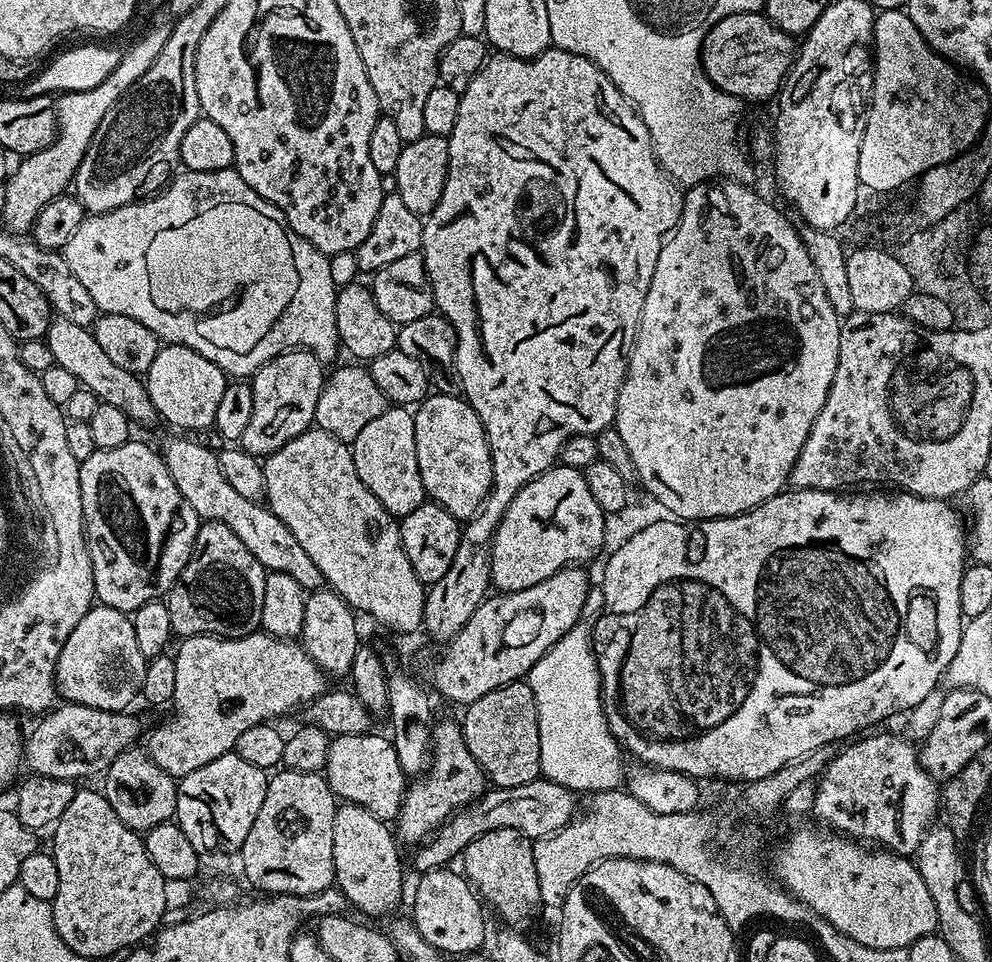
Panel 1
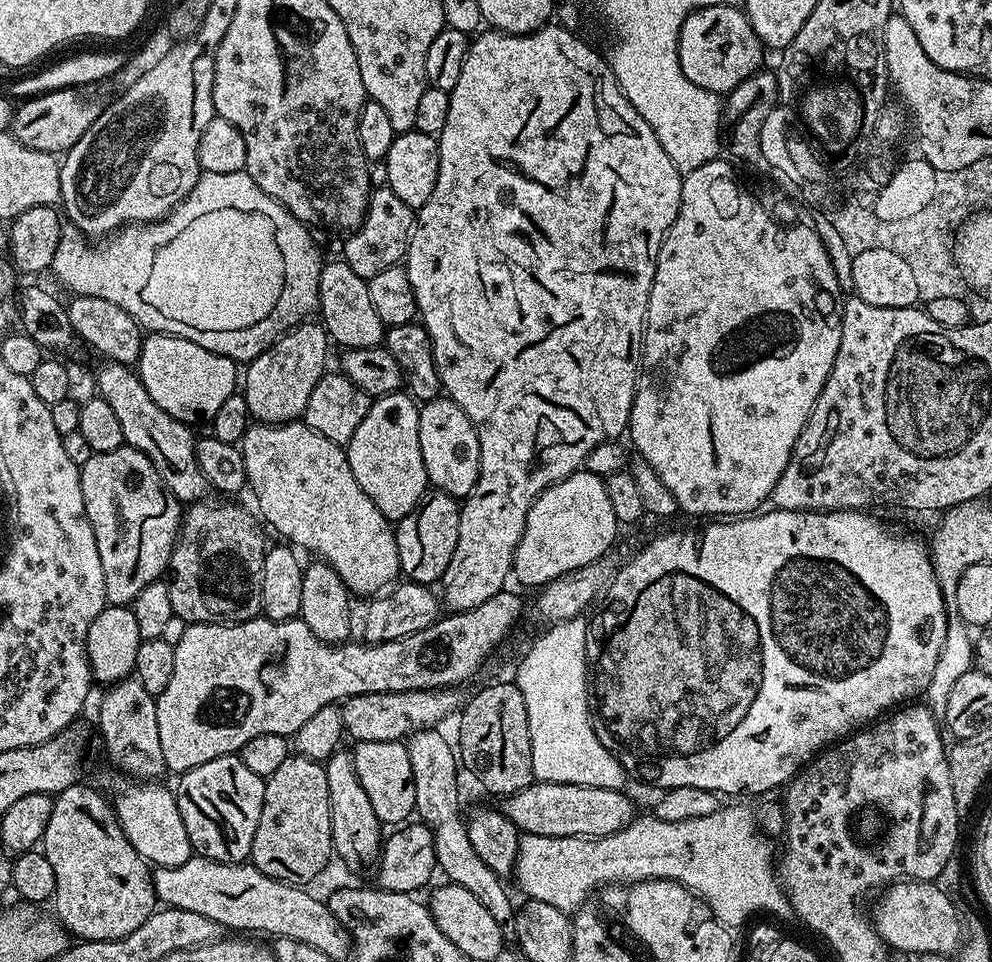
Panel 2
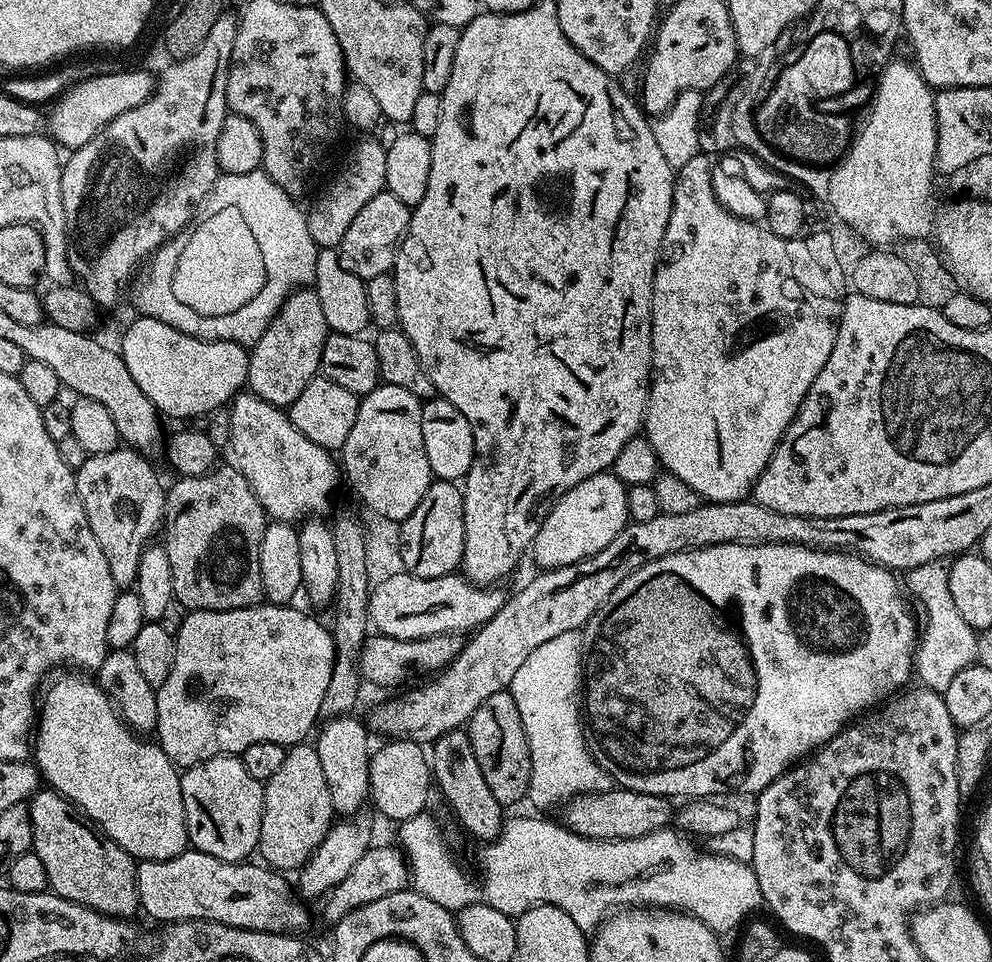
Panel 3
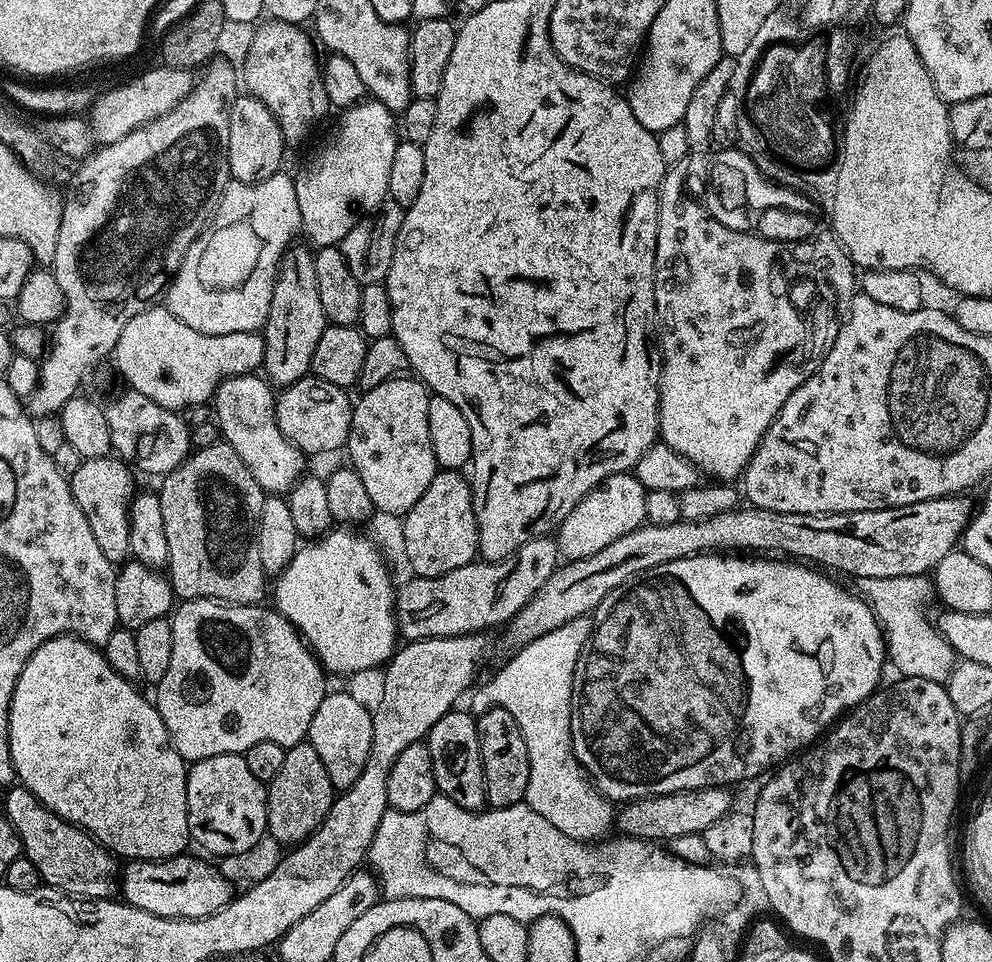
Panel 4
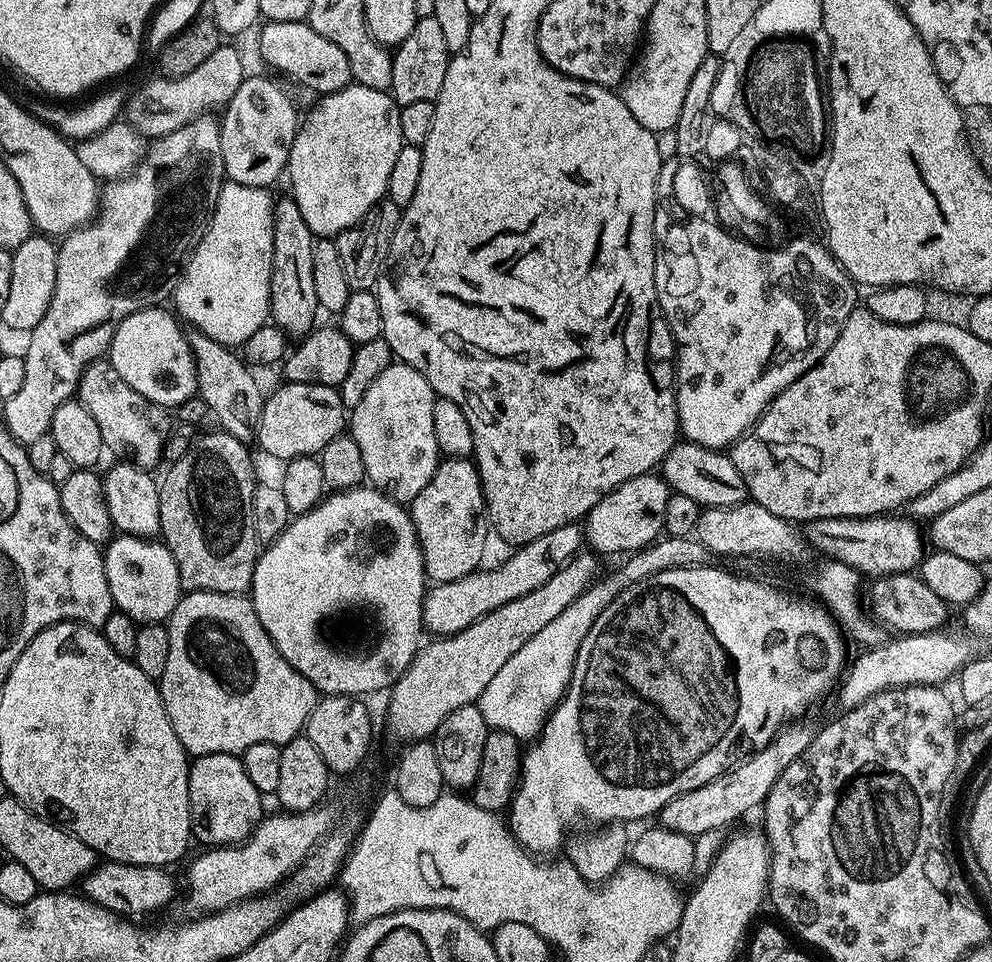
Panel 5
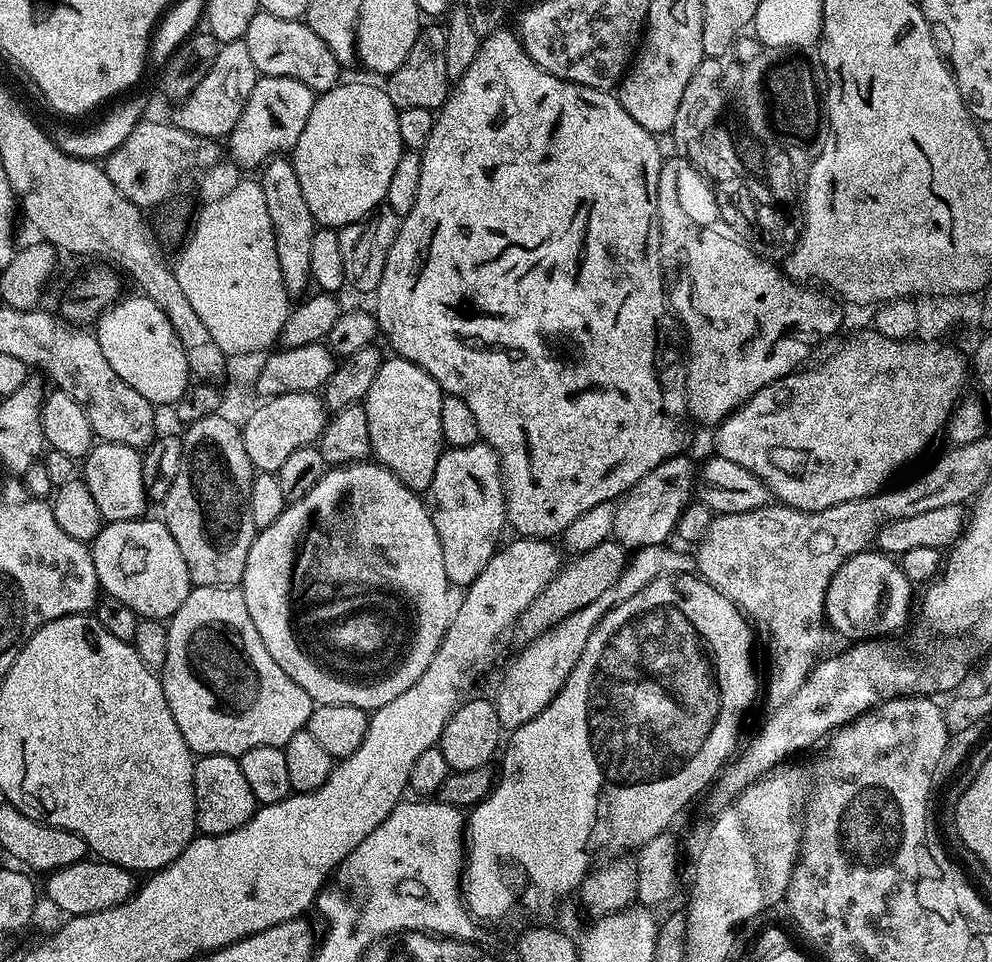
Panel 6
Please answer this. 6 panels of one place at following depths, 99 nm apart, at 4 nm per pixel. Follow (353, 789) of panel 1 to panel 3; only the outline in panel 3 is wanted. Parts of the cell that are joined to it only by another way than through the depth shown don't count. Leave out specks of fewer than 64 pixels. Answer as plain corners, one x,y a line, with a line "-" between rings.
392,738
380,749
375,749
370,758
371,803
388,820
399,822
421,815
428,804
428,791
433,791
434,781
430,767
430,756
425,745
407,738

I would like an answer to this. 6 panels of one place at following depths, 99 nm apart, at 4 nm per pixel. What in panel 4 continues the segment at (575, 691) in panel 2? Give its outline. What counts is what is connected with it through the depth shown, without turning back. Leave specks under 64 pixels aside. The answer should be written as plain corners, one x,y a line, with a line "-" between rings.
586,615
534,638
534,642
523,644
480,689
477,687
471,693
470,708
476,714
488,708
501,708
518,722
530,758
530,782
526,782
523,803
542,814
550,826
562,830
566,838
600,842
611,833
608,831
613,831
614,804
594,787
584,767
577,762
570,734
574,670
581,650
591,637
592,616

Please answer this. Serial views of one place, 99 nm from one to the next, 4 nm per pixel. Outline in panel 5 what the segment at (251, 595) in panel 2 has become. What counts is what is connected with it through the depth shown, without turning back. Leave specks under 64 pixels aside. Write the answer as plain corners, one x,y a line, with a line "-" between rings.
215,430
201,435
182,458
171,461
168,473
160,486
160,536
168,545
178,566
180,587
185,593
217,592
218,594
247,593
252,587
254,566
258,555
258,541
252,521
252,499
258,477
252,473
249,445
229,432

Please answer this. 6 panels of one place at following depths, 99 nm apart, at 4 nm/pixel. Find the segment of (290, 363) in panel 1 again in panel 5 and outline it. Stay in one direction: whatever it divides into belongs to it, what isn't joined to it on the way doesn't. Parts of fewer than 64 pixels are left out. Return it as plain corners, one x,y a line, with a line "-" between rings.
284,194
281,200
279,197
273,203
272,215
274,246
270,274
270,320
283,330
285,337
303,338
317,323
318,305
314,294
312,261
314,237
310,226
306,226
306,218
302,218
302,210
298,210
298,202
294,202
291,195

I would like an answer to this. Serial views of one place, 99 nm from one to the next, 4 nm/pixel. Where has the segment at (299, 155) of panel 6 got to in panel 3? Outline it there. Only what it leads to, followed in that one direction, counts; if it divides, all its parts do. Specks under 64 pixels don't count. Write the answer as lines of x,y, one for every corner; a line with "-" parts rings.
364,138
356,148
356,153
344,164
344,169
328,184
328,189
316,200
316,205
307,209
310,238
314,238
317,249
339,249
346,230
350,230
350,222
354,222
354,214
374,198
374,194
385,191
386,185
386,148
376,140

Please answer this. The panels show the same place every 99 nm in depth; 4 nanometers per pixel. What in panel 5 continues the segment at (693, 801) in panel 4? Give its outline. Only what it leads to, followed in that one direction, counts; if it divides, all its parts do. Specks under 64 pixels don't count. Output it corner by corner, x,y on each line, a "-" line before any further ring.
793,722
781,728
764,749
752,753
739,761
736,767
706,782
706,786
698,786
698,790
686,790
686,794
670,798
670,802
666,802
658,813
659,827
695,838
705,836
710,831
724,830
727,824
742,819
747,812
755,808
757,811
770,794
774,782
782,778
782,770
786,770
786,766
790,766
790,762
794,762
794,758
798,758
806,746
810,746
814,728
804,723

